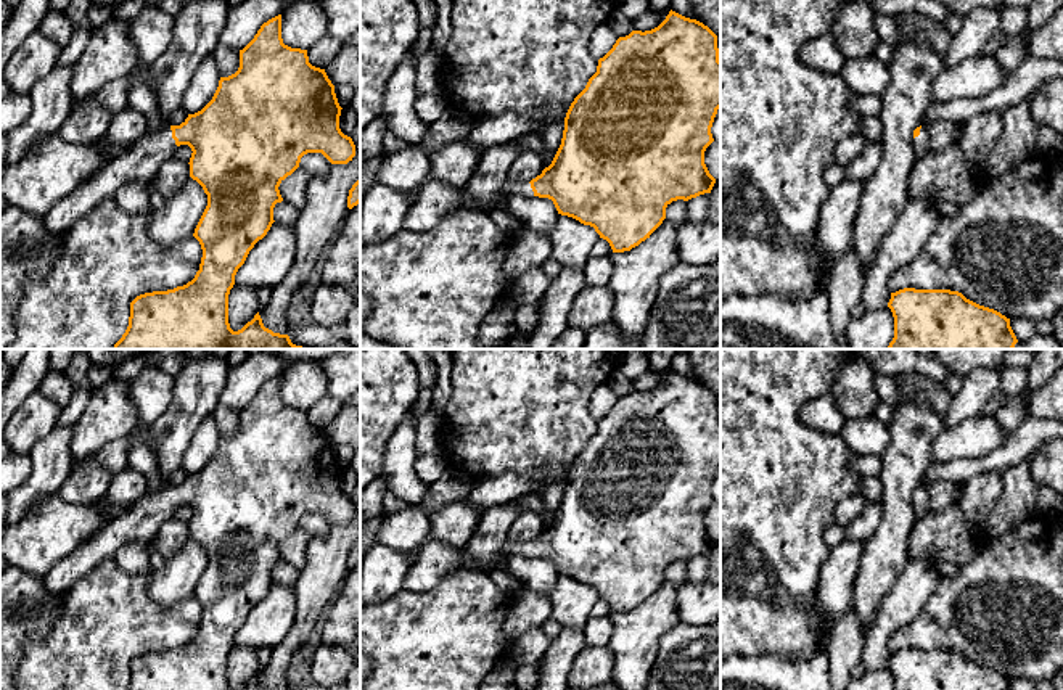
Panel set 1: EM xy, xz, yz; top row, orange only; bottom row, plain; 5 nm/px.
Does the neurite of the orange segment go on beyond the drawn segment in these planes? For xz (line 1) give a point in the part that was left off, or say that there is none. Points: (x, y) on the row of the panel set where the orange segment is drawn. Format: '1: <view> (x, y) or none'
1: xz (523, 188)

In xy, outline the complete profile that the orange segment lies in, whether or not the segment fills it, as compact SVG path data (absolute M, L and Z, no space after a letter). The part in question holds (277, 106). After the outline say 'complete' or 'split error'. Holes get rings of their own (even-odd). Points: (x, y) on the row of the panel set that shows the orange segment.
M281 14L261 26L254 39L240 50L240 68L228 77L220 77L212 100L198 113L188 114L180 125L169 125L161 132L146 132L143 138L84 185L64 196L45 217L47 230L64 233L72 224L93 211L101 201L113 198L119 187L127 182L151 182L159 166L180 145L191 148L190 177L207 195L207 206L195 228L193 236L199 241L203 257L195 278L183 286L167 291L153 291L137 296L130 302L129 327L113 349L310 349L296 346L288 335L265 328L259 312L241 330L233 331L228 323L228 294L235 285L235 275L244 264L249 251L270 230L273 207L281 203L280 183L291 175L307 153L322 153L331 164L347 164L355 156L355 145L339 129L341 106L334 85L325 69L309 63L307 50L291 48L281 39Z | split error

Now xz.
M669 11L666 19L651 31L632 31L626 37L619 37L613 48L598 60L597 72L589 79L585 88L571 103L566 117L561 145L548 167L531 182L505 180L503 195L539 196L553 201L558 214L573 217L584 225L590 225L606 240L613 253L630 251L663 224L666 219L666 207L677 199L688 201L704 193L711 193L716 179L709 174L704 164L704 151L714 142L711 127L717 109L720 108L720 60L717 48L717 35L703 23L685 18L675 11Z | split error

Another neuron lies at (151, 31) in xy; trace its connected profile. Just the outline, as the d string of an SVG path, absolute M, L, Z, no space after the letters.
M146 5L125 27L138 51L138 63L153 64L170 45L174 18L158 6Z

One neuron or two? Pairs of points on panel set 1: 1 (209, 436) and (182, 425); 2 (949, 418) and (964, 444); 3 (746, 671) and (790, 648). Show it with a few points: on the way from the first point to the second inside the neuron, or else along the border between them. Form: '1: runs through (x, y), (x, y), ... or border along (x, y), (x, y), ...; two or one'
1: border along (211, 414), (200, 423), (185, 452), (182, 467); two
2: border along (980, 412), (944, 428); two
3: border along (814, 653), (804, 660), (738, 655); two

